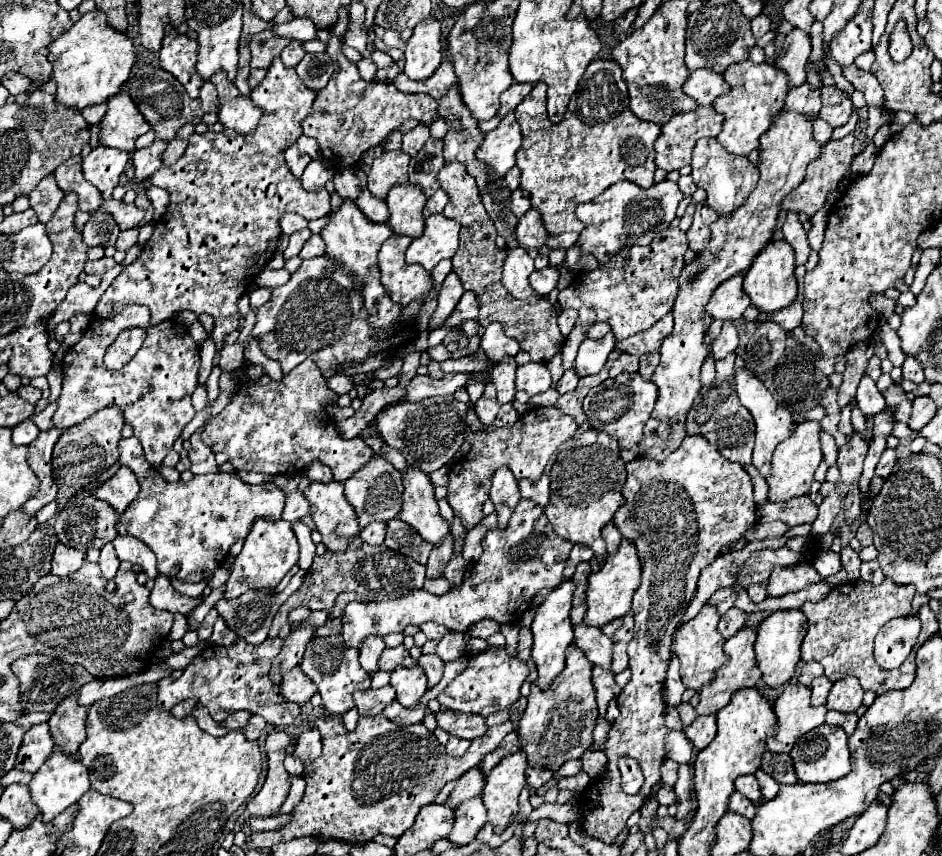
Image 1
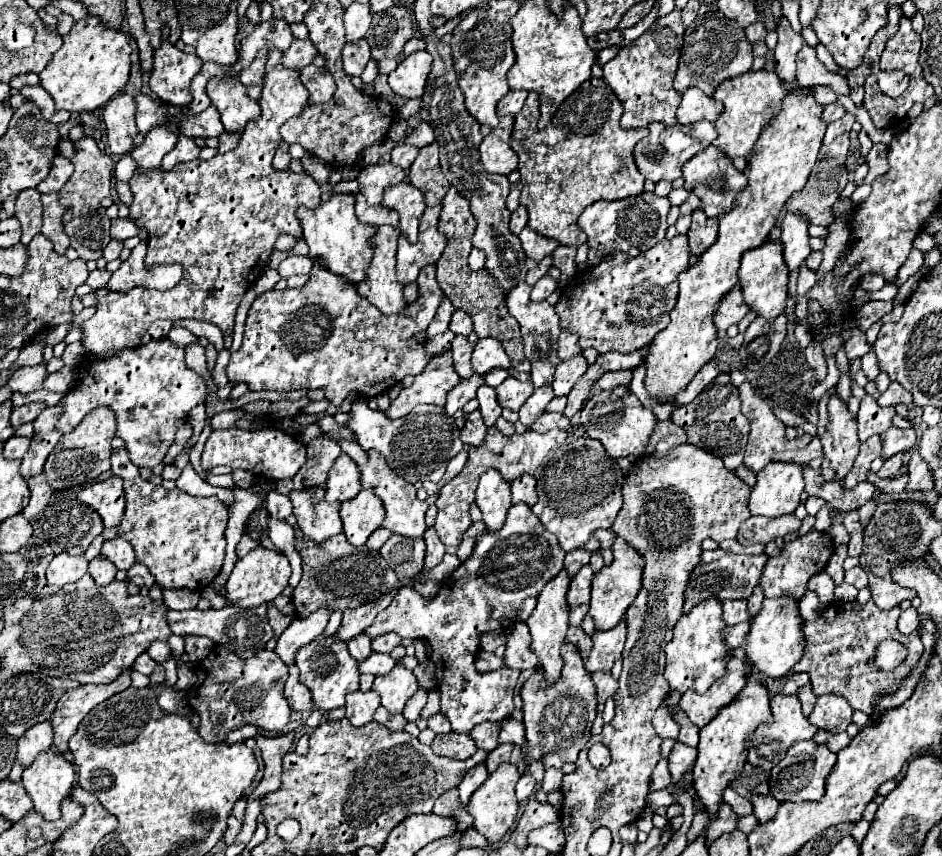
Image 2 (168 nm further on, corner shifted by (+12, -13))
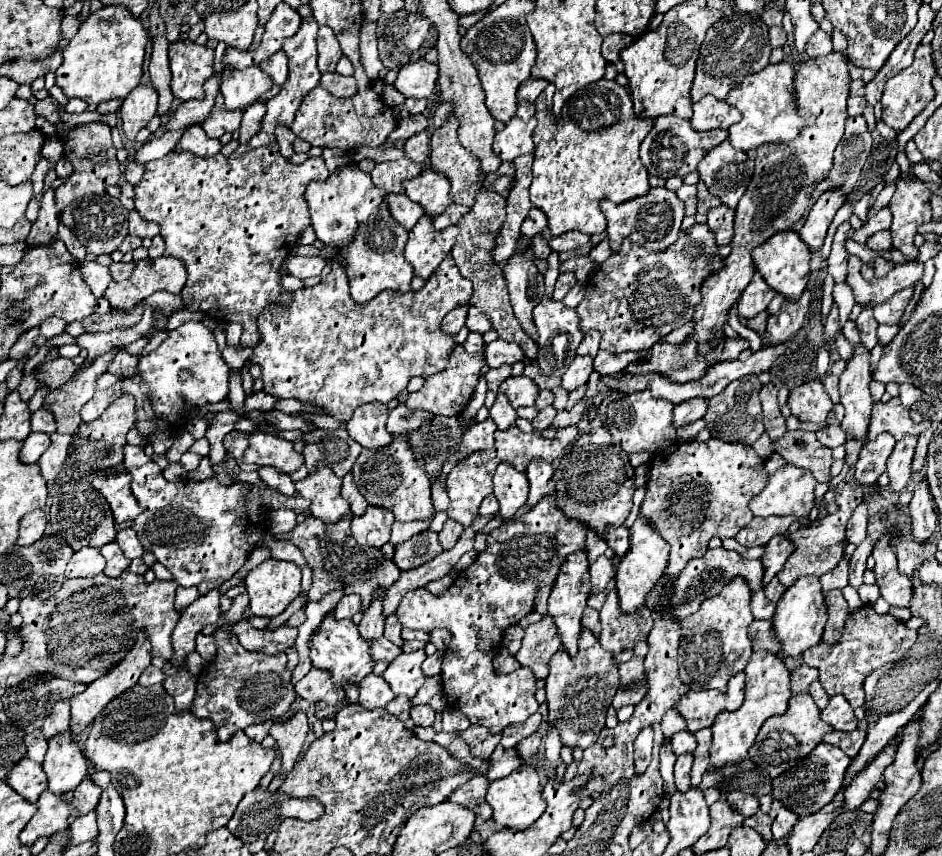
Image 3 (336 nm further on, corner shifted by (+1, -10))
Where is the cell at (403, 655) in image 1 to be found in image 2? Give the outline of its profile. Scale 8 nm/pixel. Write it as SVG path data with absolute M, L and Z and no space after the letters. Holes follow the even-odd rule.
M372 652L364 662L360 662L360 672L362 674L374 674L374 676L384 676L394 668L396 660L390 654L378 654Z

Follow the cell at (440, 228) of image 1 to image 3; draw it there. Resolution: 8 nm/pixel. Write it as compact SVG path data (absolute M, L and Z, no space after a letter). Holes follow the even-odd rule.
M421 217L409 231L409 241L405 245L405 259L413 265L415 275L427 279L439 267L441 259L449 255L457 233L459 229L455 225L437 231L431 217Z

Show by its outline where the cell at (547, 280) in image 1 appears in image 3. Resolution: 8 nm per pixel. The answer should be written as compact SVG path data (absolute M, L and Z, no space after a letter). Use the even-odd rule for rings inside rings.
M561 273L559 275L559 279L557 279L557 285L555 285L555 299L559 301L559 299L563 299L565 297L565 293L573 287L577 283L577 279L575 279L575 275L573 273Z

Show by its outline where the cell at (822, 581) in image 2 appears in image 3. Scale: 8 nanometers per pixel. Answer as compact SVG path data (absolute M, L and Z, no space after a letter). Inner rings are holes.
M829 591L829 595L825 597L825 605L827 605L827 615L829 617L827 617L823 639L827 643L835 643L841 637L843 623L849 615L849 605L847 605L841 591Z

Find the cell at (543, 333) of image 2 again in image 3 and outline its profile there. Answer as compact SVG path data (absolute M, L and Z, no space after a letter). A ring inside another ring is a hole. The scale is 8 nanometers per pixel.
M543 297L543 301L533 307L533 323L537 327L537 335L539 335L539 355L537 355L537 365L545 375L555 375L561 377L565 373L565 369L571 365L571 361L575 359L575 351L577 345L583 339L583 333L579 331L577 323L577 311L571 307L565 307L561 301L555 301L551 297Z

